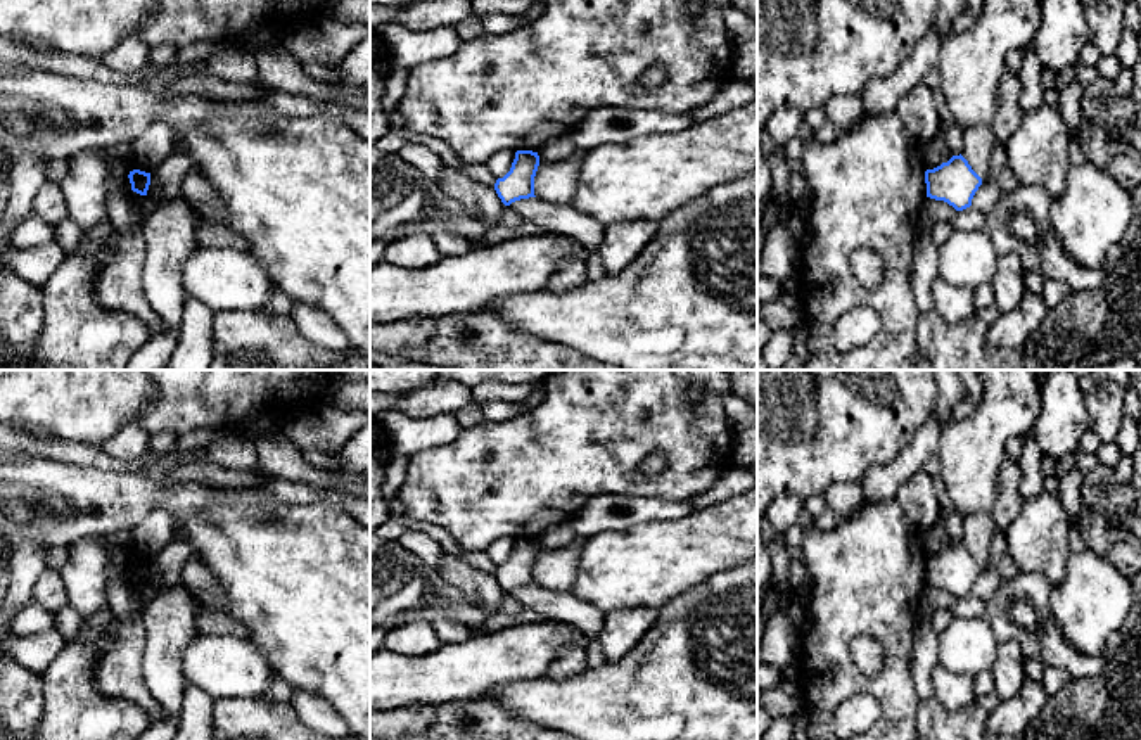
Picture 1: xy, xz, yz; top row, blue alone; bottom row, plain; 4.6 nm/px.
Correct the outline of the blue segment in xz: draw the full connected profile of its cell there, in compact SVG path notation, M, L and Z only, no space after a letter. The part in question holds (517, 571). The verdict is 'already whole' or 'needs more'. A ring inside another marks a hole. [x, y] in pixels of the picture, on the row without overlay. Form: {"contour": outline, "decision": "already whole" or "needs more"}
{"contour": "M517 538L510 558L498 565L494 577L505 593L515 588L536 584L534 564L539 553L539 543L532 538Z", "decision": "already whole"}

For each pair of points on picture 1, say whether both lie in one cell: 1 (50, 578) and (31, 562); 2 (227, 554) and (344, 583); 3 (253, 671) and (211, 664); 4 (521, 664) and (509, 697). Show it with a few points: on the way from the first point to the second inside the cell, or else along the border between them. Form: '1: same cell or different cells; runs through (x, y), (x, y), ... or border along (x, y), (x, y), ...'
1: different cells; border along (45, 569), (31, 597)
2: same cell; runs through (256, 561), (287, 581), (315, 583)
3: same cell; runs through (242, 671), (222, 666)
4: different cells; border along (545, 675), (509, 682), (484, 695)

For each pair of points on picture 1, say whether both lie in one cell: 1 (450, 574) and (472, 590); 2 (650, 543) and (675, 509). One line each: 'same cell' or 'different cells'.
1: same cell
2: different cells

